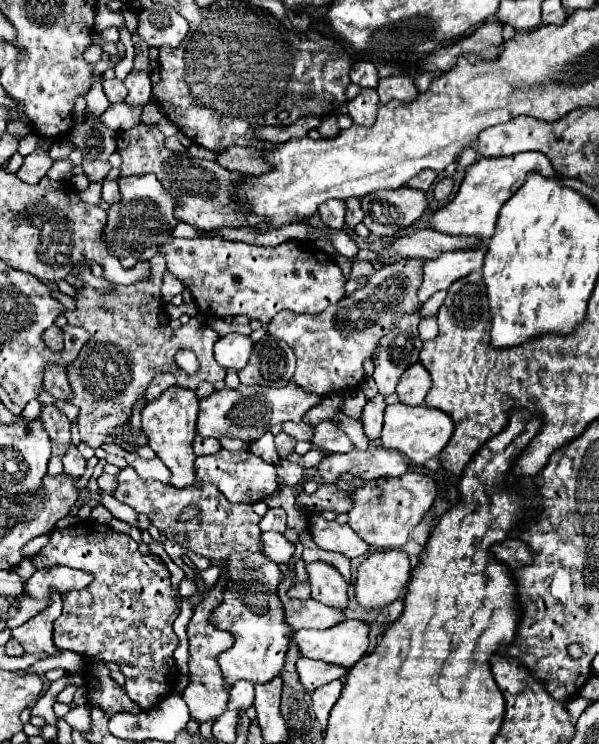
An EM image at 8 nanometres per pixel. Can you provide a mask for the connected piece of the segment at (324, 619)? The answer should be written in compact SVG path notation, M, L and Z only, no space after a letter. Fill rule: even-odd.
M279 588L279 598L285 606L285 612L287 612L287 624L297 632L301 628L317 628L317 630L323 630L323 628L331 628L339 622L345 620L345 612L343 610L337 610L337 608L331 608L331 606L325 606L313 598L307 598L307 600L297 600L297 598L289 598L285 590Z

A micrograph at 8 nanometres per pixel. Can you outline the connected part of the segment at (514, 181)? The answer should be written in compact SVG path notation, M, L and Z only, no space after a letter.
M521 152L513 156L503 156L503 158L479 158L475 164L467 168L455 198L431 214L429 228L449 236L491 238L495 232L501 206L521 188L521 184L525 182L525 174L531 170L541 172L543 176L555 174L549 158L541 152Z

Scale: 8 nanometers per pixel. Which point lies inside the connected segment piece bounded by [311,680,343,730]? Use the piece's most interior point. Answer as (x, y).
(324, 697)

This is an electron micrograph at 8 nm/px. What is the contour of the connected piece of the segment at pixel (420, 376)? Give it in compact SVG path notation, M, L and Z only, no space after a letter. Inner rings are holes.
M421 362L409 366L397 384L399 400L409 406L423 404L429 390L431 390L431 374L425 370L425 366L421 366Z

